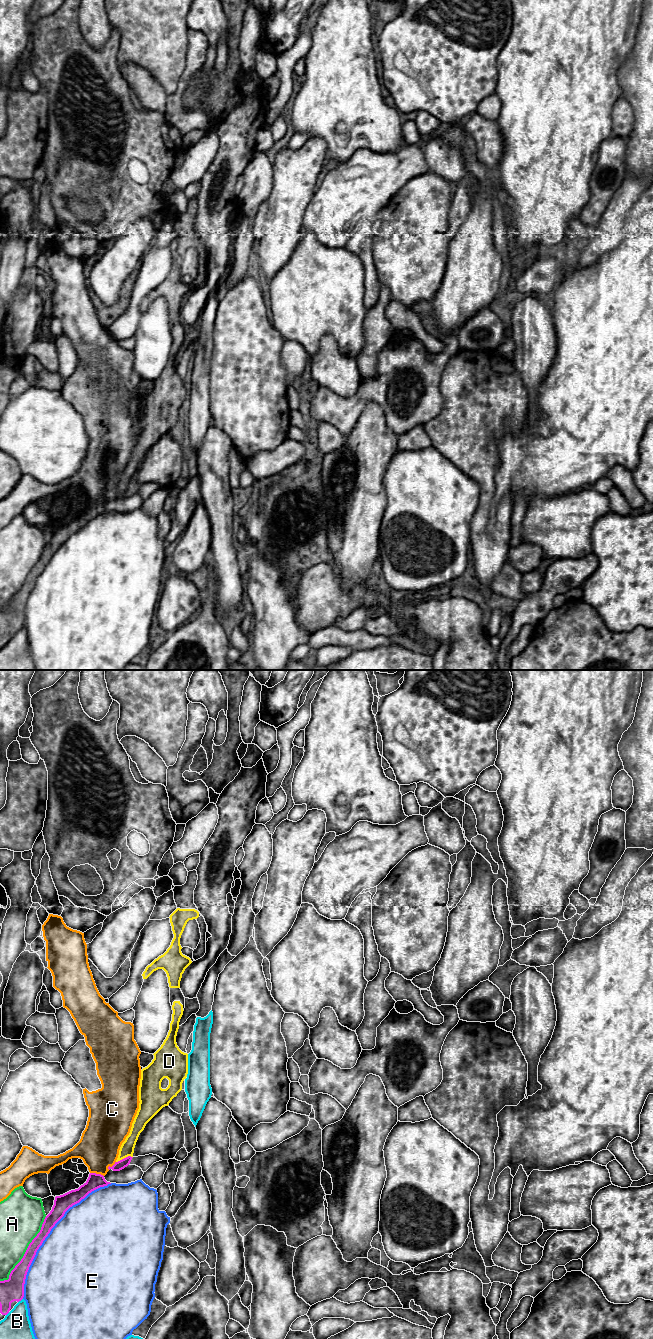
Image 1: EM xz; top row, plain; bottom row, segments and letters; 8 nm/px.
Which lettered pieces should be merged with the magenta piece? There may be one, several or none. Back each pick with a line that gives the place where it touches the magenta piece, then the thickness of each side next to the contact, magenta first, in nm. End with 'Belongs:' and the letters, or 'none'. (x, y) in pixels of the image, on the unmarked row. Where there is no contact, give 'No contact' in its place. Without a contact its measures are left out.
D: Touches magenta at xz (124, 486). Thickness 70 nm (magenta) against 110 nm
Belongs: D

